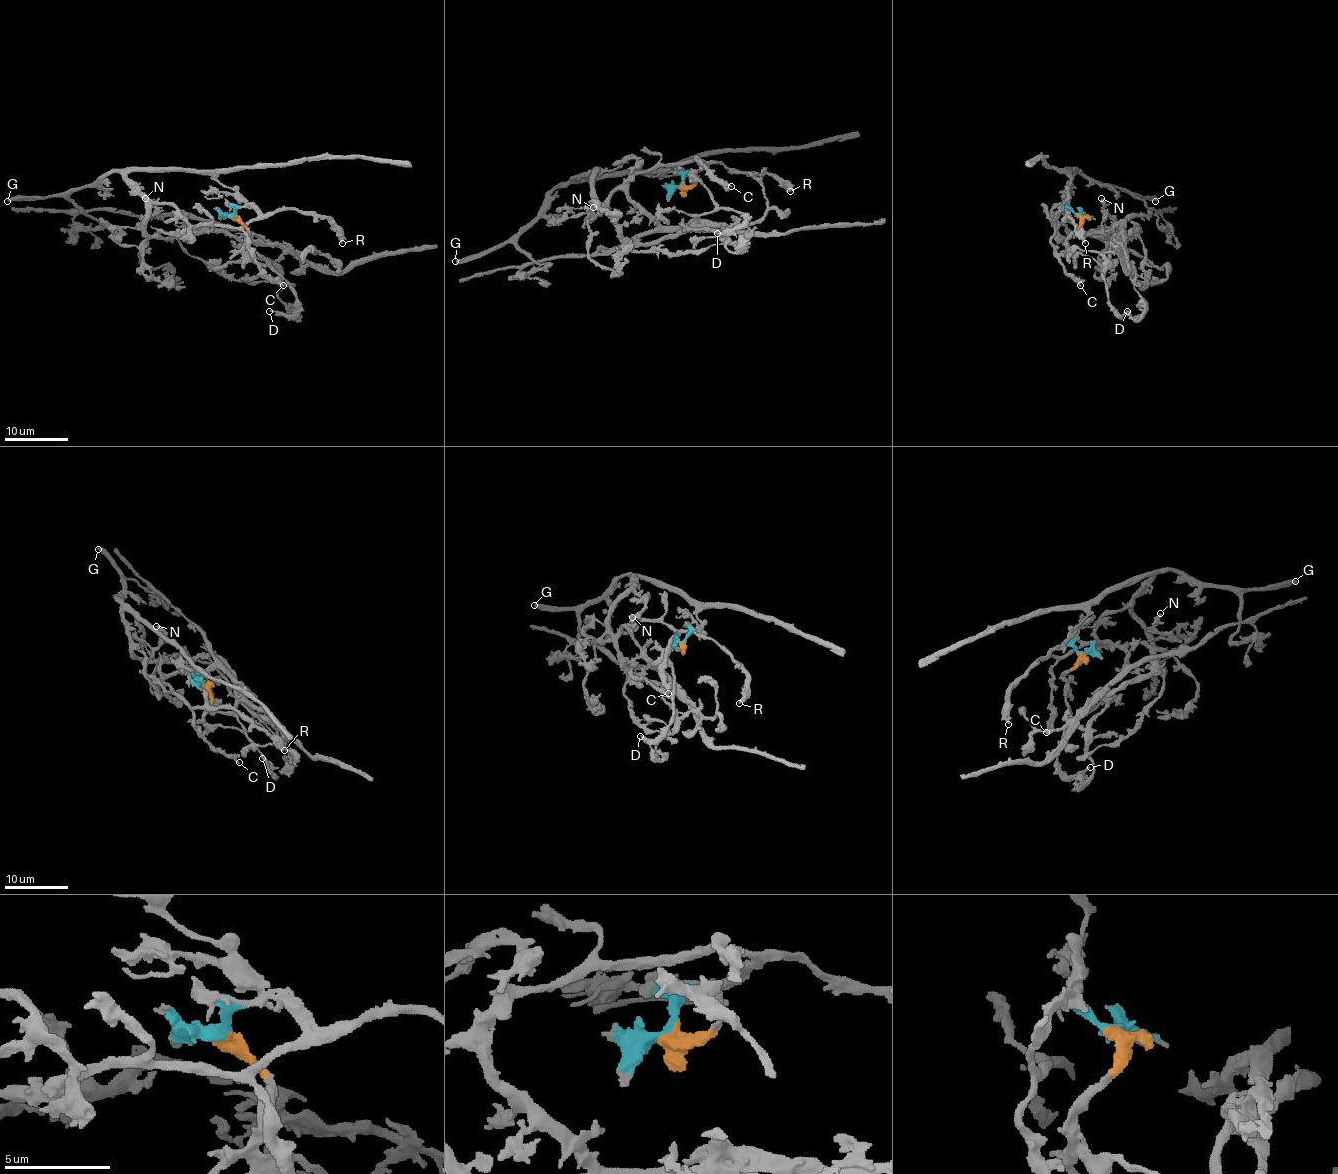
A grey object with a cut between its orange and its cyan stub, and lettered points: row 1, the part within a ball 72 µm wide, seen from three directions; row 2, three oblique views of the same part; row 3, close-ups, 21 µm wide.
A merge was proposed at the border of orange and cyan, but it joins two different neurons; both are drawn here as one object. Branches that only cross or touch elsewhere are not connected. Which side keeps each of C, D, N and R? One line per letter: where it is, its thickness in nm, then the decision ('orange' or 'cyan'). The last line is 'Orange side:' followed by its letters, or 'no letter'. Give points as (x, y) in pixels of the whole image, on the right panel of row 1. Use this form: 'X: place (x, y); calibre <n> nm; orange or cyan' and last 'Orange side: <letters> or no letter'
C: place (1080, 285); calibre 220 nm; cyan
D: place (1127, 311); calibre 240 nm; orange
N: place (1101, 198); calibre 360 nm; orange
R: place (1085, 243); calibre 360 nm; cyan
Orange side: D, N

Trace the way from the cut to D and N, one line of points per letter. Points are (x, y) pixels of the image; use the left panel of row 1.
D: (234, 215), (248, 231), (246, 252), (256, 252), (289, 286), (296, 297), (296, 309), (291, 314), (269, 311)
N: (234, 215), (248, 231), (245, 249), (265, 265), (224, 231), (151, 238), (143, 230), (154, 211), (144, 198)

